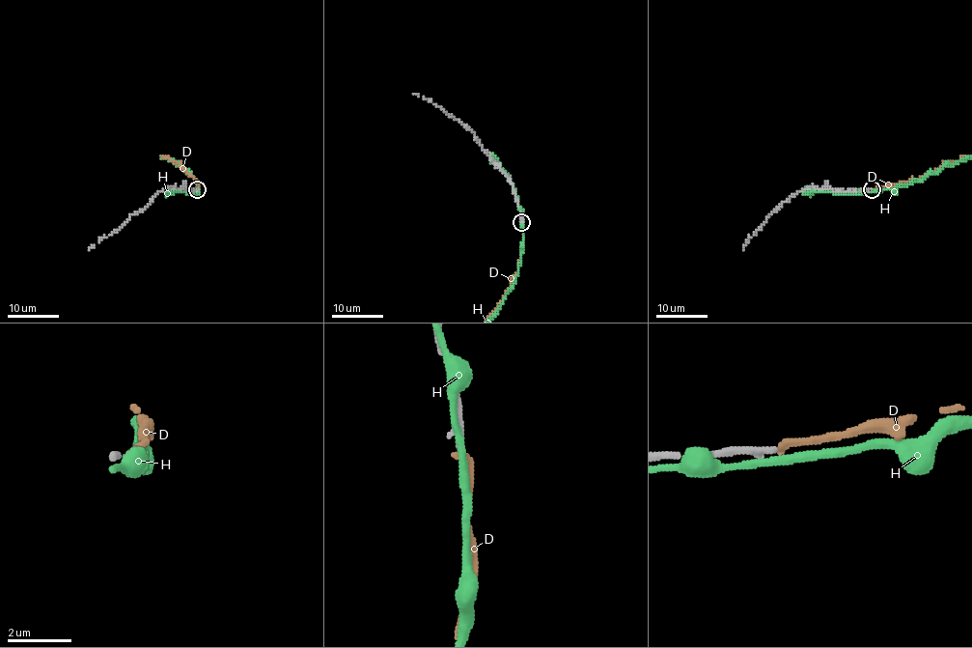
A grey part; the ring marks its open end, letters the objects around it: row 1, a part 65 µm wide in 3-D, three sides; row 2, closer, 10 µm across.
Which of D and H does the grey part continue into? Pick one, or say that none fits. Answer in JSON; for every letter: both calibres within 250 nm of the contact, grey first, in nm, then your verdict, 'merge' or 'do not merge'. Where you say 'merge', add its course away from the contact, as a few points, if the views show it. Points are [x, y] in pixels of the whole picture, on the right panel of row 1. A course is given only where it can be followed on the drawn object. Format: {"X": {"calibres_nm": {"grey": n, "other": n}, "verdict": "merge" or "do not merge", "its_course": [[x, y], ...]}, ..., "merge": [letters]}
{"D": {"calibres_nm": {"grey": 240, "other": 260}, "verdict": "merge"}, "H": {"calibres_nm": {"grey": 260, "other": 240}, "verdict": "do not merge"}, "merge": ["D"]}

